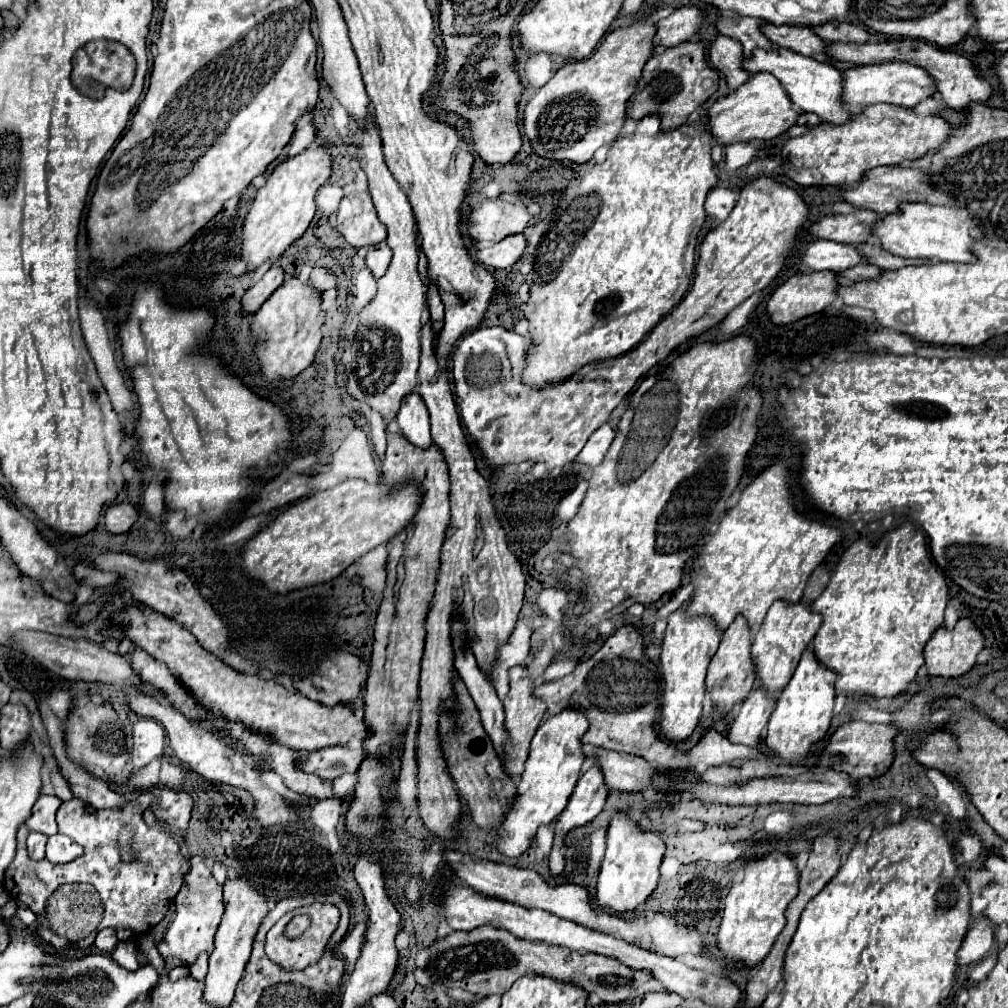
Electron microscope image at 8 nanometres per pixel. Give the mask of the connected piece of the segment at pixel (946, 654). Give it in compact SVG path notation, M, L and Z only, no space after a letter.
M970 617L958 619L954 629L938 627L930 637L924 659L930 675L958 677L970 671L984 647L984 633Z

